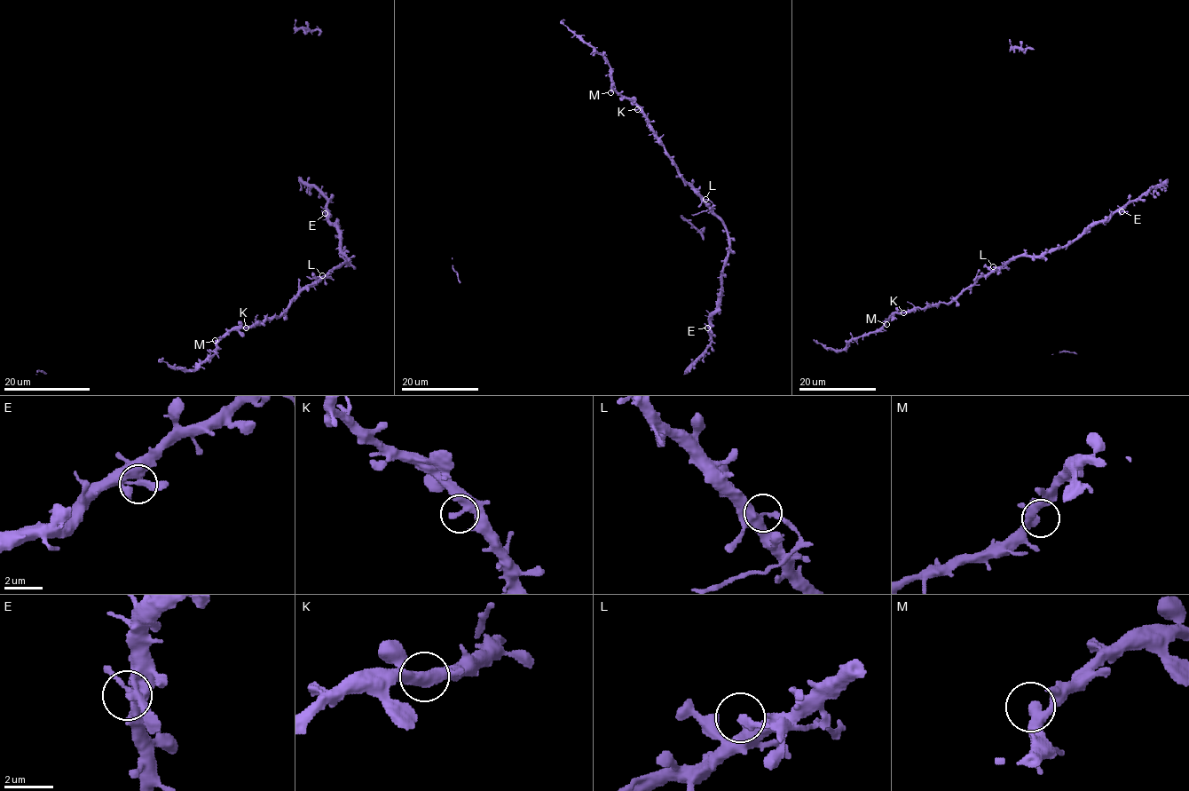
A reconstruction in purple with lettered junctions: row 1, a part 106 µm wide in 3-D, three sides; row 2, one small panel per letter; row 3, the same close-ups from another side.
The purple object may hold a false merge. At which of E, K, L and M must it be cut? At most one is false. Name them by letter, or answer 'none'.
L

